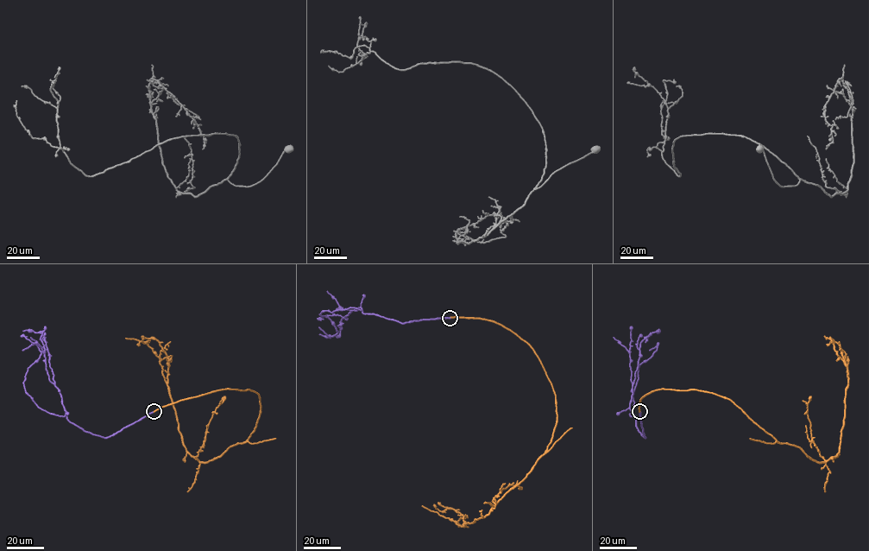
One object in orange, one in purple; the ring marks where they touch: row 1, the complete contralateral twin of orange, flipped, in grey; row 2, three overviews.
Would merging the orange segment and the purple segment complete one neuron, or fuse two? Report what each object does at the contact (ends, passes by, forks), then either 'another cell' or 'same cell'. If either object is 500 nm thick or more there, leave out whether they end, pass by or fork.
orange ends | purple ends | same cell

